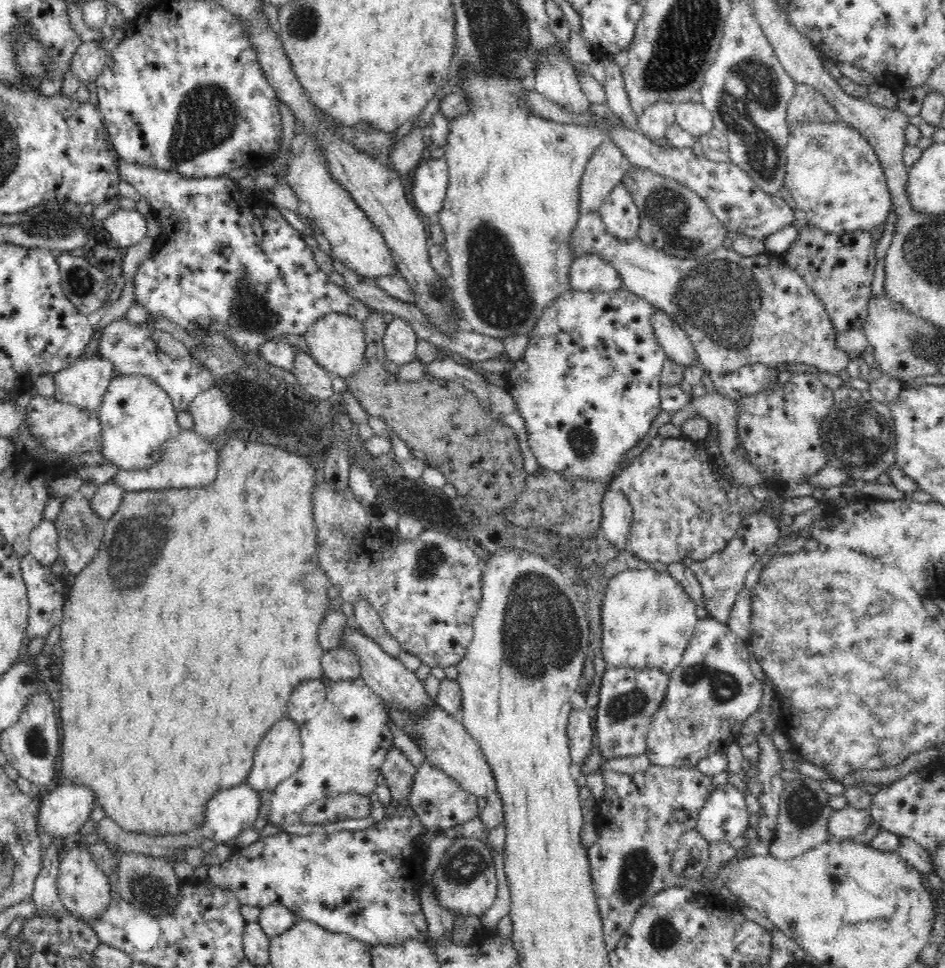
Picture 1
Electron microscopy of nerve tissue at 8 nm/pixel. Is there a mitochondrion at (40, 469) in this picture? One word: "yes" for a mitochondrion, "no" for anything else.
no

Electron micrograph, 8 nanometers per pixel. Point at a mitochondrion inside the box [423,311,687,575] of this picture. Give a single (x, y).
(582, 442)

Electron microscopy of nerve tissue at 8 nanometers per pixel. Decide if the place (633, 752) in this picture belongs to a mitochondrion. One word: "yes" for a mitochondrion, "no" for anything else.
no

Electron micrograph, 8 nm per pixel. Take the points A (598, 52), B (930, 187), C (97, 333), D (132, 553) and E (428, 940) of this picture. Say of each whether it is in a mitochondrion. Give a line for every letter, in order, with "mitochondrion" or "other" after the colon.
A: other
B: other
C: other
D: mitochondrion
E: other

